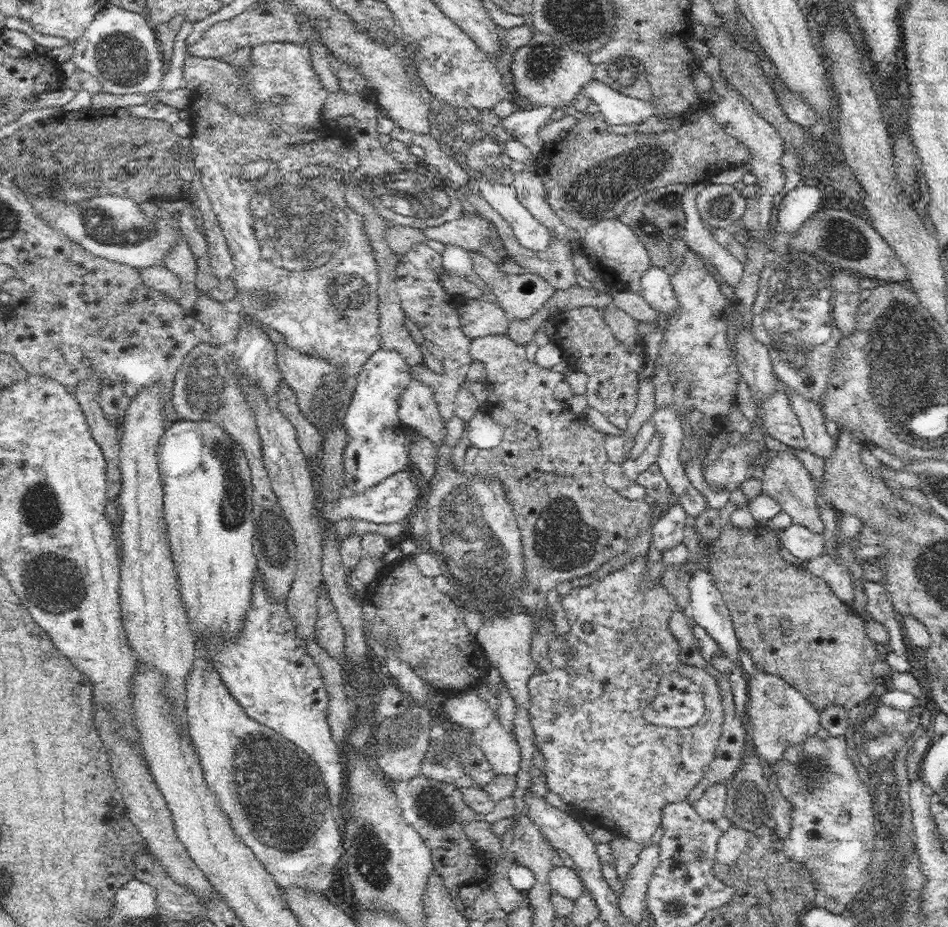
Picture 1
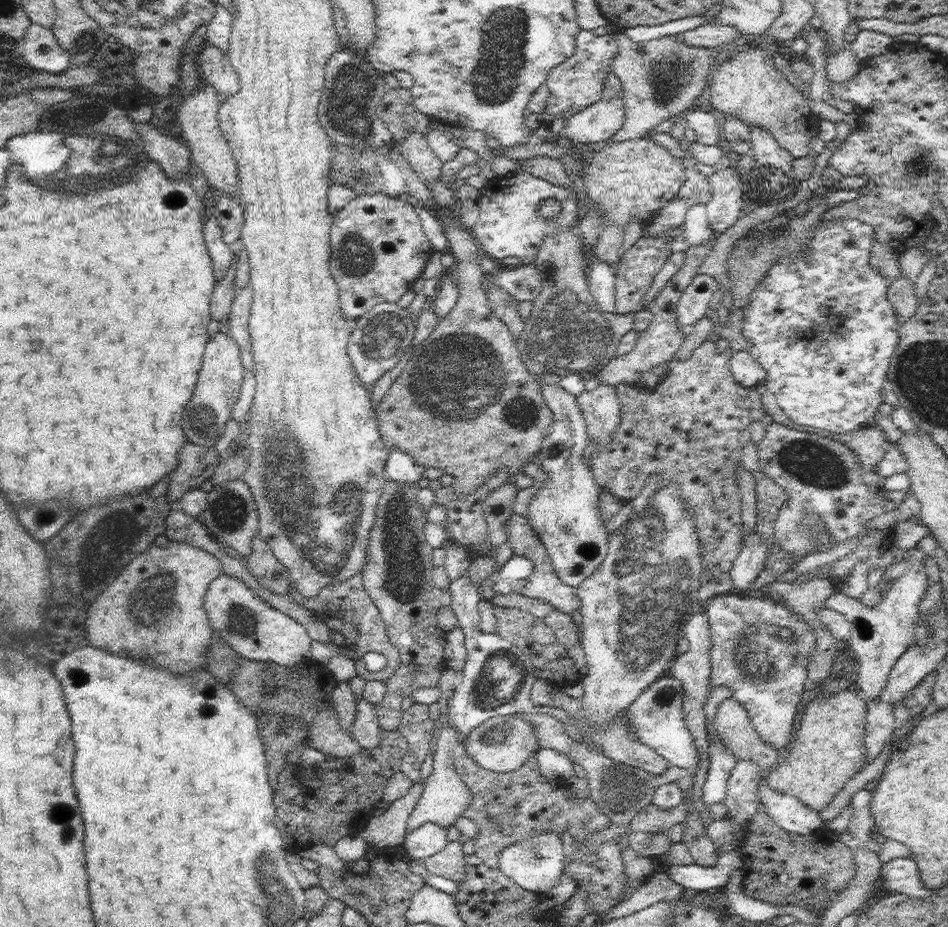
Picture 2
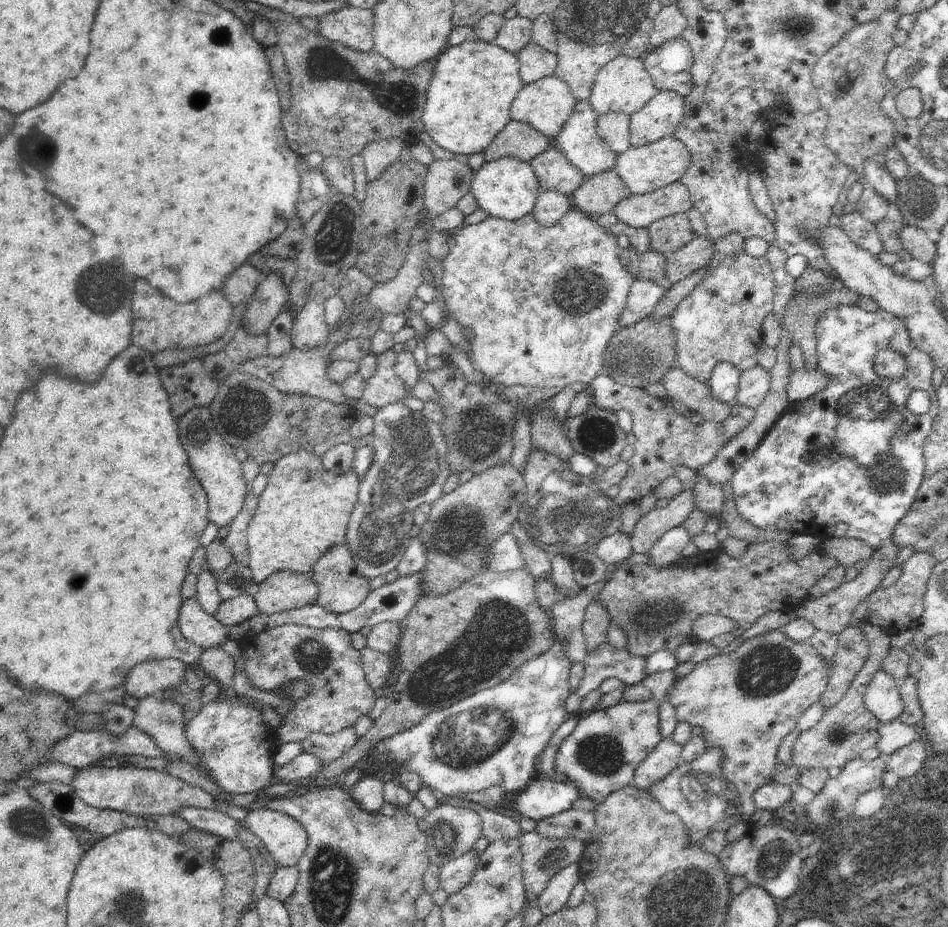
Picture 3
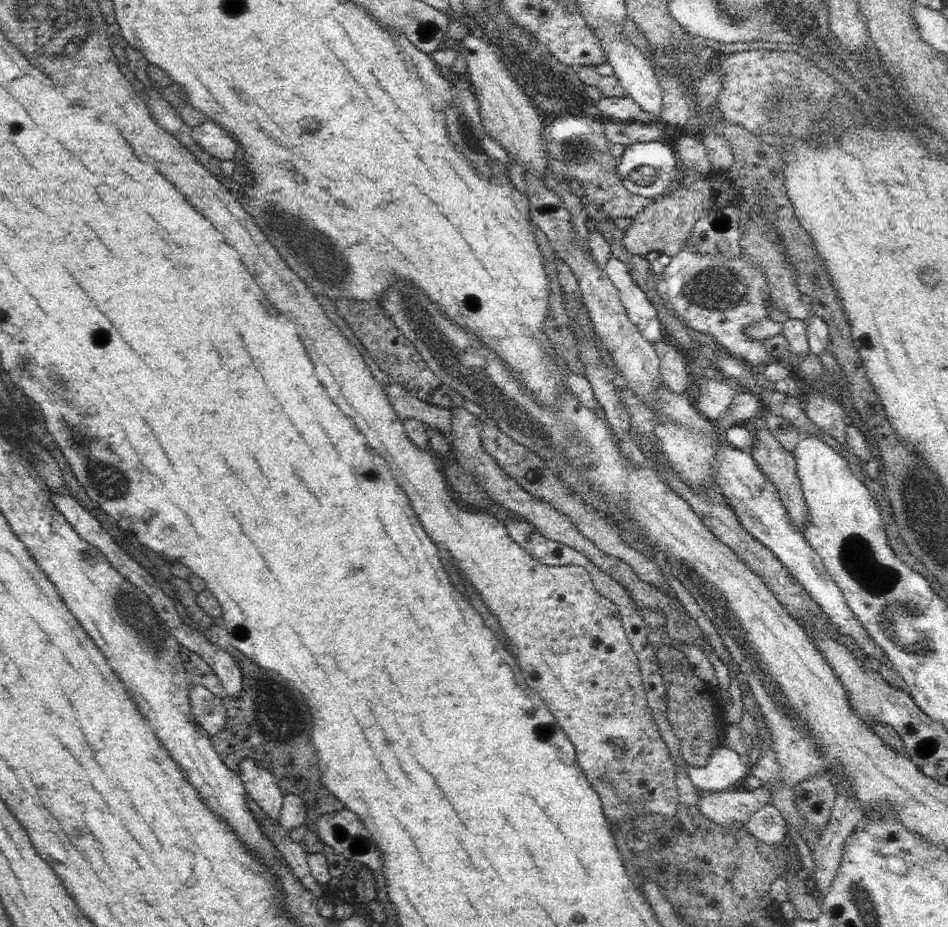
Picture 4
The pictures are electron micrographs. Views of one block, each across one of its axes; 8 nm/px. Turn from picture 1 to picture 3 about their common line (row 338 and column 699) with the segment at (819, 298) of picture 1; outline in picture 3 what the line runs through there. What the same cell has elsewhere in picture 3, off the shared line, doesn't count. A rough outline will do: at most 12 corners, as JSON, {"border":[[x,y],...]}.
{"border":[[722,749],[676,767],[648,791],[691,841],[741,821]]}

